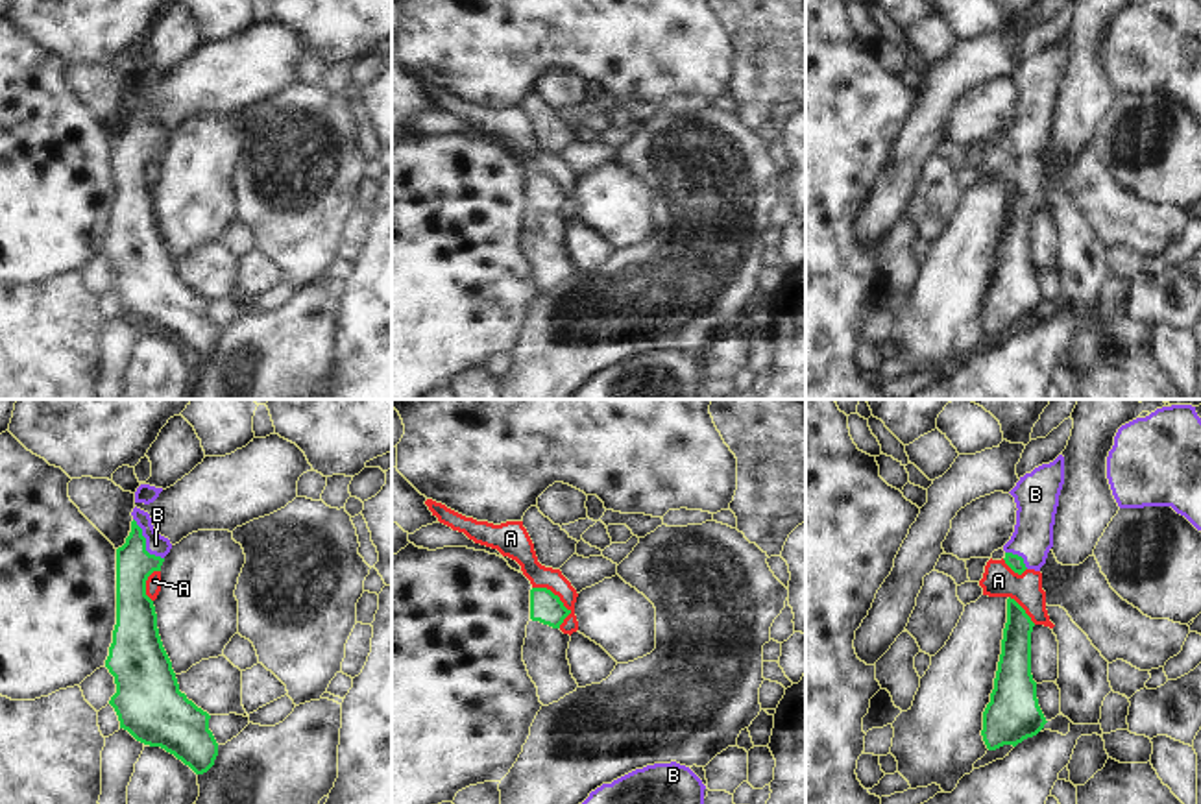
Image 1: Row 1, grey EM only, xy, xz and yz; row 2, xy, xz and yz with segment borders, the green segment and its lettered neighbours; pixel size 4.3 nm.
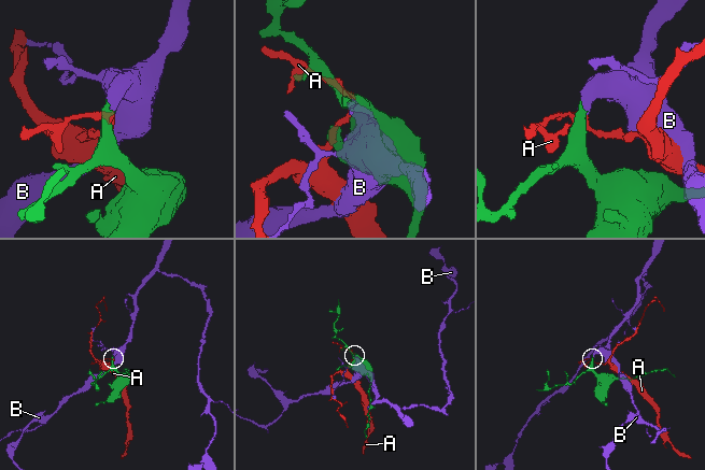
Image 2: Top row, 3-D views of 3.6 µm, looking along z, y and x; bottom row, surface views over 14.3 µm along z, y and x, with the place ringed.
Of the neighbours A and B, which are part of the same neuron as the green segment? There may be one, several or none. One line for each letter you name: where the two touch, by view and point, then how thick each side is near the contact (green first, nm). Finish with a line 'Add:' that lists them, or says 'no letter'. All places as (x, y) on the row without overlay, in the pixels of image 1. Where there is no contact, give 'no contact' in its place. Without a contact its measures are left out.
B: meets green in xy at (145, 128); 160 nm thick on the green side, 90 nm on the other
Add: B

